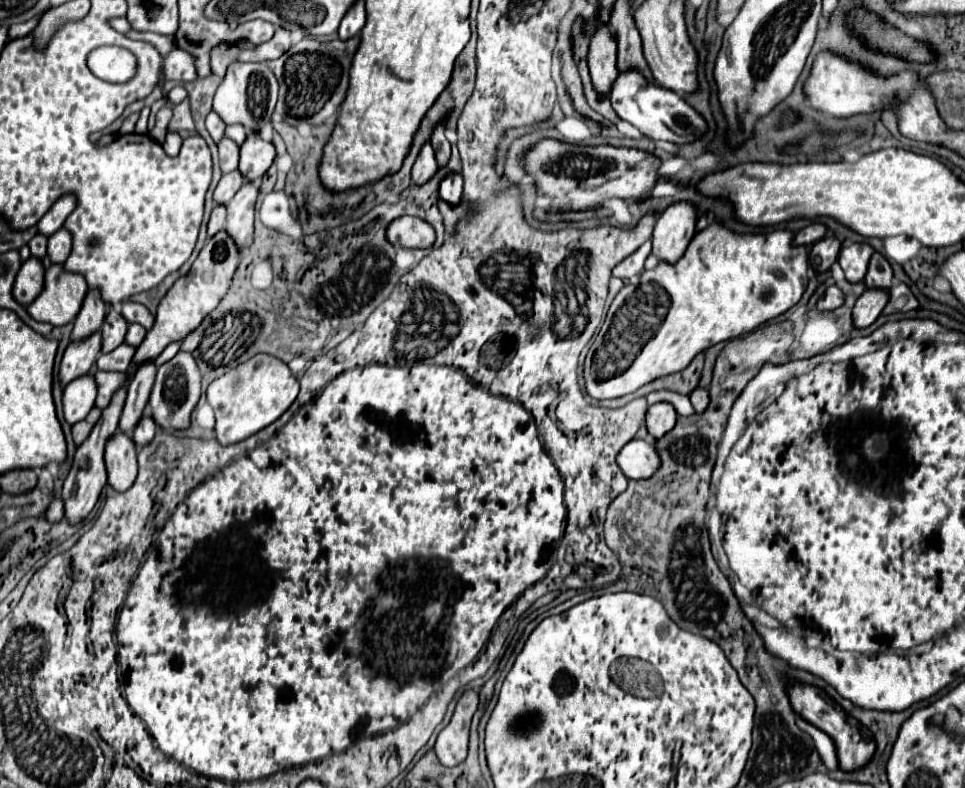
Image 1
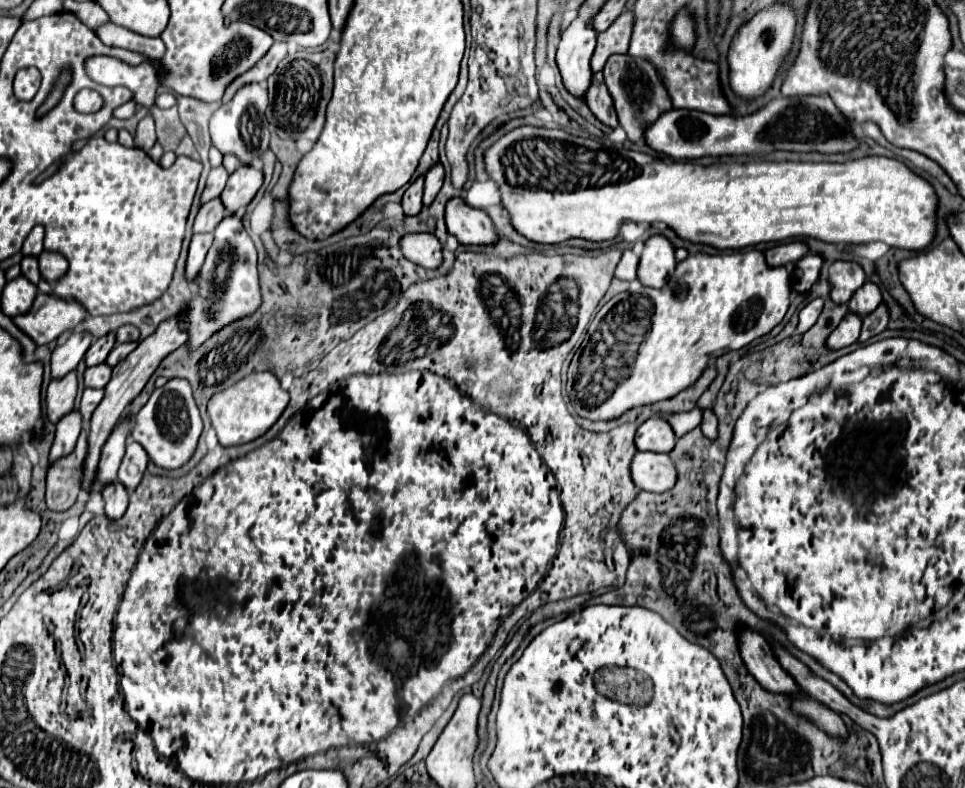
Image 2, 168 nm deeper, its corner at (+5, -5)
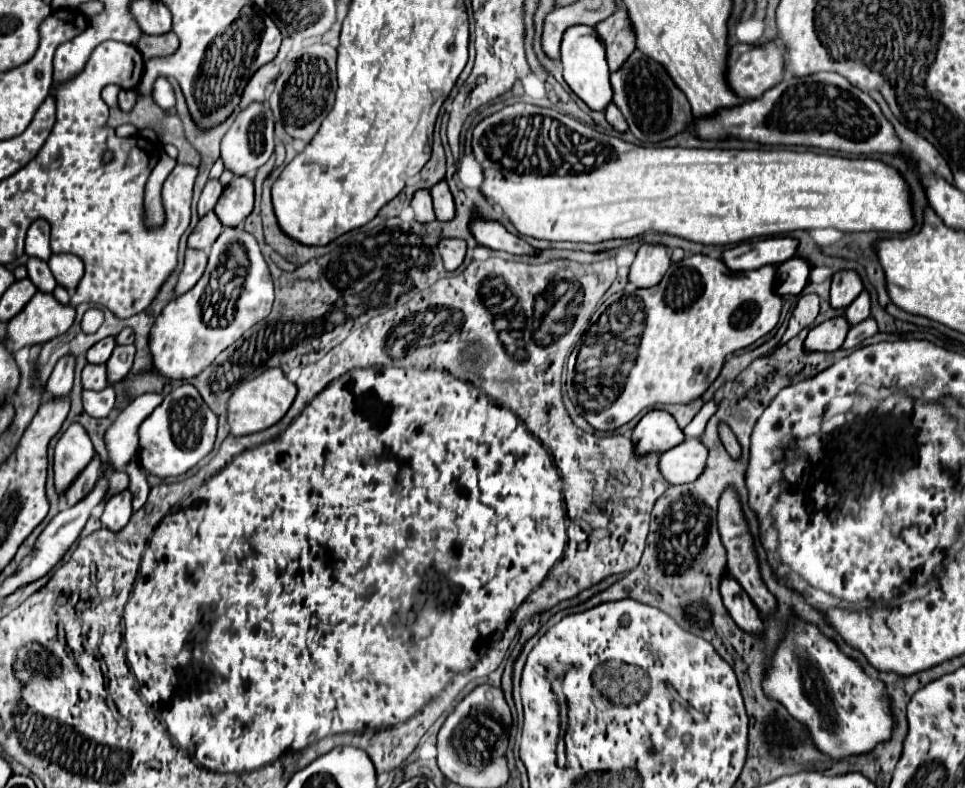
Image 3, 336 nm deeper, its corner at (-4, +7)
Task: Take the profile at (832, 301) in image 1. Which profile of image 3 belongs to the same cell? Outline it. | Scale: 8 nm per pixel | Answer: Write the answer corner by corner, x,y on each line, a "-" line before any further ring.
803,295
797,303
797,307
793,309
793,315
789,319
789,327
781,339
781,343
789,341
791,337
795,337
801,329
809,327
819,315
819,295

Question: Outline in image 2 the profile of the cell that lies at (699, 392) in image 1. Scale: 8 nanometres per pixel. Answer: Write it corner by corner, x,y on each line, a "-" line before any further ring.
704,411
704,419
702,419
700,429
702,429
702,433
704,433
710,441
714,441
714,439
718,437
718,419
716,419
716,415
714,415
712,411

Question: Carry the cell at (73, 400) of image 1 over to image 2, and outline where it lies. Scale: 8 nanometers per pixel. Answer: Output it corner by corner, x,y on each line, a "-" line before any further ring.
72,411
64,419
60,419
60,423
56,425
56,437
50,449
50,457
48,457
50,465
74,451
80,429
82,429
82,417
78,411

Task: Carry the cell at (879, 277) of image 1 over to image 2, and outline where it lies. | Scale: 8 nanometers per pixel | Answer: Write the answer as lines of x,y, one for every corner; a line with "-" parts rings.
866,281
866,283
854,293
854,297
850,299
848,311
850,311
850,313
856,313
856,315
860,315
860,317
864,317
864,315
872,313
872,311
880,305
880,301
882,301
880,289
878,289
874,283

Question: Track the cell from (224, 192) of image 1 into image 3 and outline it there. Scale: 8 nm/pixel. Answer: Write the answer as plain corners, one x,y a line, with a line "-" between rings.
209,211
209,215
203,215
199,219
199,223
195,225
193,233
189,235
189,241
187,245
193,247
193,249
203,249
203,251
209,251
213,241
219,237
219,233
223,231
221,227
221,221
217,219
215,211

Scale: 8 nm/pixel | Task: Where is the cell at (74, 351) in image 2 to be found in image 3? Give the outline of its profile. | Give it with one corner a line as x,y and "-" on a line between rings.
65,355
65,359
59,359
49,381
47,381
47,393
51,397
63,397
73,387
73,373
75,373
75,355

